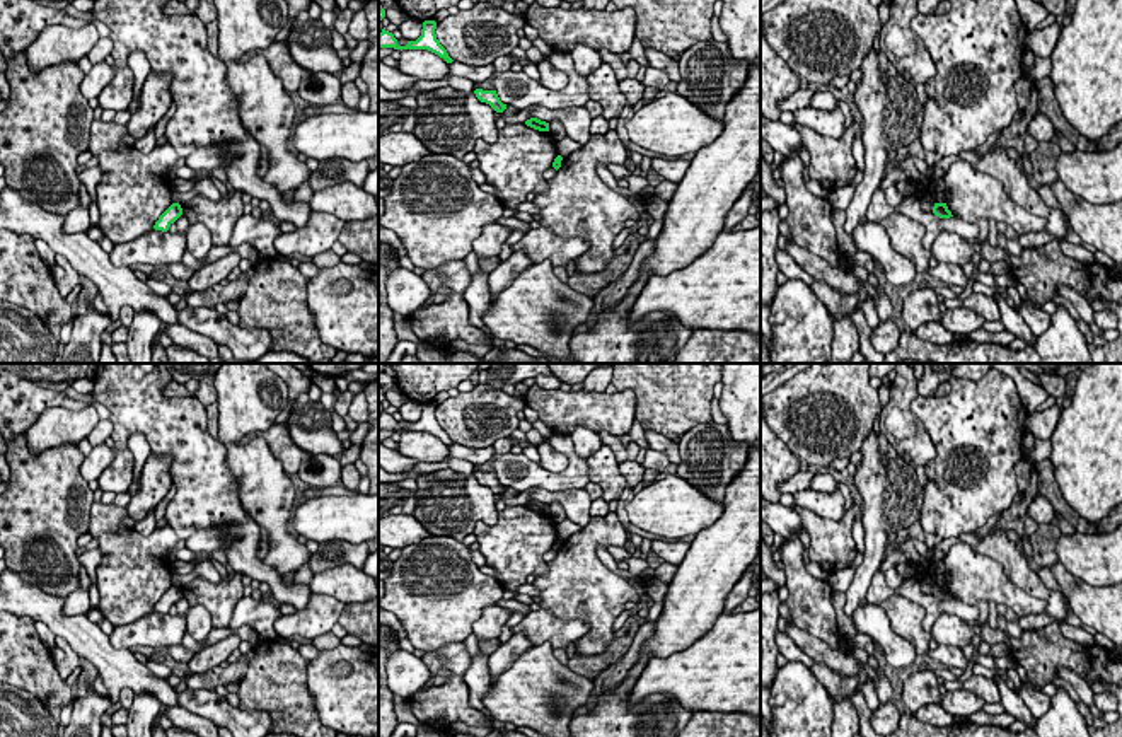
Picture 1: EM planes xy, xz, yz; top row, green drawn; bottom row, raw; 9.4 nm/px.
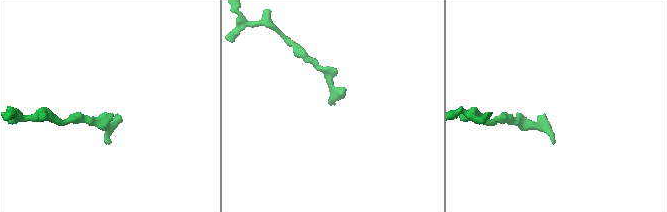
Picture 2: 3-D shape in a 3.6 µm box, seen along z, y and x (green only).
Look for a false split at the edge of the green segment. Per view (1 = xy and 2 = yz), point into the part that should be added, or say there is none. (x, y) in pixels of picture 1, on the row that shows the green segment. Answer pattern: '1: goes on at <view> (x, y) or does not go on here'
1: does not go on here
2: does not go on here

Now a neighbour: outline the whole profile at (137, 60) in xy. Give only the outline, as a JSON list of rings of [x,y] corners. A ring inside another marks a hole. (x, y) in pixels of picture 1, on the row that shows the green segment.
[[[136,49],[131,51],[128,55],[128,67],[131,68],[133,75],[135,75],[135,96],[131,104],[128,106],[130,114],[135,114],[138,111],[138,97],[142,92],[142,87],[148,77],[148,73],[152,72],[152,67],[145,56],[143,51]]]

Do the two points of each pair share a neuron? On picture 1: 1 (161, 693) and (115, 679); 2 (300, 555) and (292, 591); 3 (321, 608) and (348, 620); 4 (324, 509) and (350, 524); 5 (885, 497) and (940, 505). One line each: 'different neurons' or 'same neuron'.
1: same neuron
2: different neurons
3: different neurons
4: same neuron
5: different neurons

